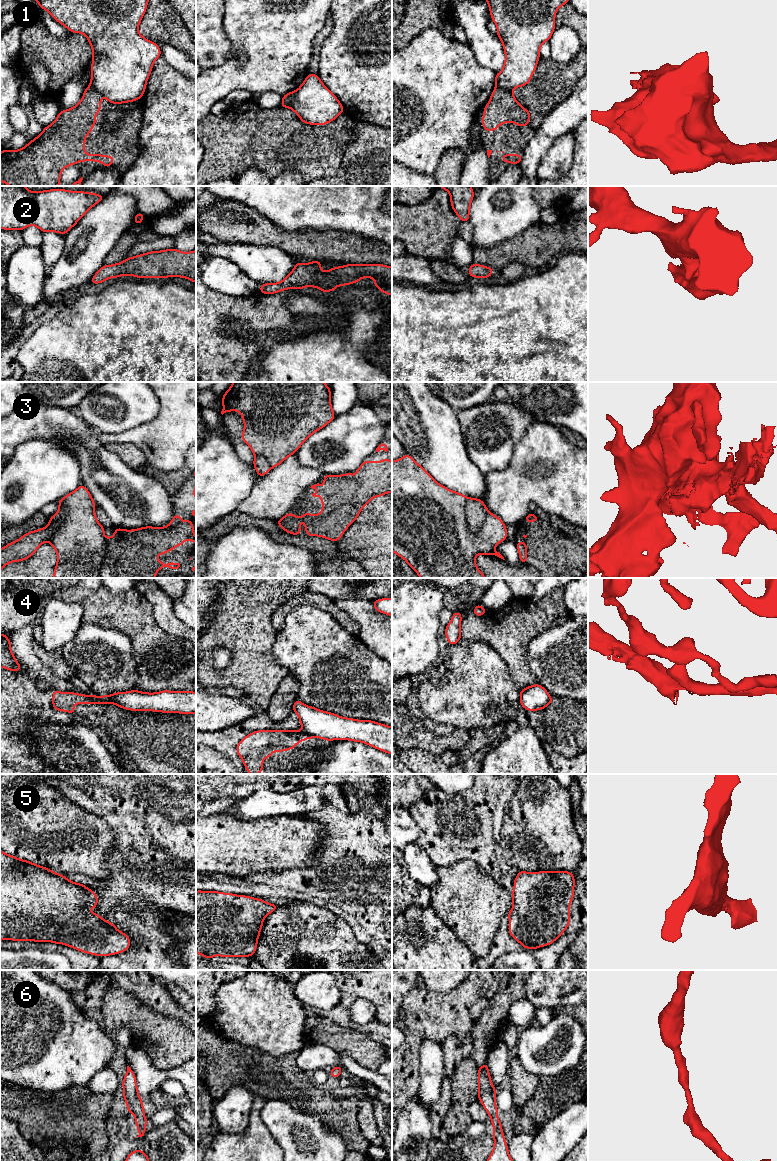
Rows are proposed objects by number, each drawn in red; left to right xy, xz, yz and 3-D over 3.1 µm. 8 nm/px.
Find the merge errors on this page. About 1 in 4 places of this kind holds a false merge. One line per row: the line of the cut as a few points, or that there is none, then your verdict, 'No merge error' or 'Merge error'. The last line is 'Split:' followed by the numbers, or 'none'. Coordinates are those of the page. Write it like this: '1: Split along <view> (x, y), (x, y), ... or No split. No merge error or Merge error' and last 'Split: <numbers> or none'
1: Split along xz (295, 91), (290, 107). Merge error
2: No split. No merge error
3: No split. No merge error
4: Split along xz (304, 731), (314, 736). Merge error
5: No split. No merge error
6: No split. No merge error
Split: 1, 4

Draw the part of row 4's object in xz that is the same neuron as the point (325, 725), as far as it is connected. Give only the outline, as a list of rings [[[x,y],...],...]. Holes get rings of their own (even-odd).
[[[299,699],[294,702],[292,711],[298,715],[300,725],[304,732],[314,736],[315,738],[321,738],[326,741],[350,740],[362,742],[392,755],[392,727],[388,725],[380,724],[376,721],[356,720],[353,718],[341,717],[331,712],[325,712],[312,706],[307,706]]]

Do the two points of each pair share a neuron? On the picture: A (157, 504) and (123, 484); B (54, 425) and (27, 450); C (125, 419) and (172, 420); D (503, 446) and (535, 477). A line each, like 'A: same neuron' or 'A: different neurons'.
A: same neuron
B: different neurons
C: different neurons
D: different neurons

